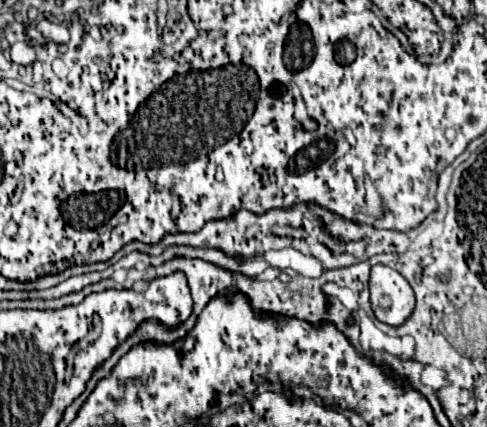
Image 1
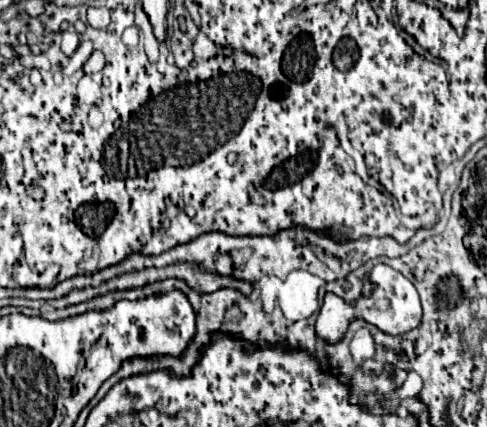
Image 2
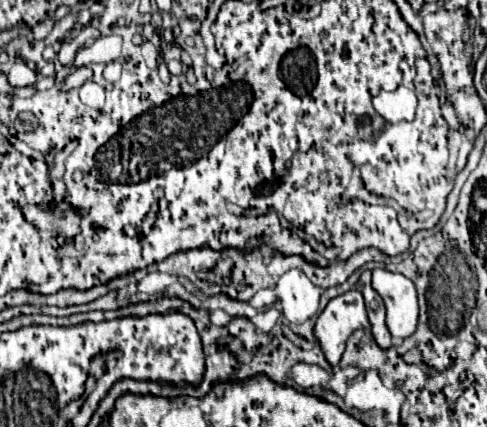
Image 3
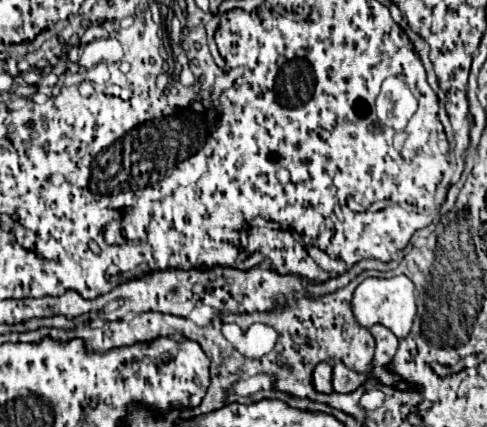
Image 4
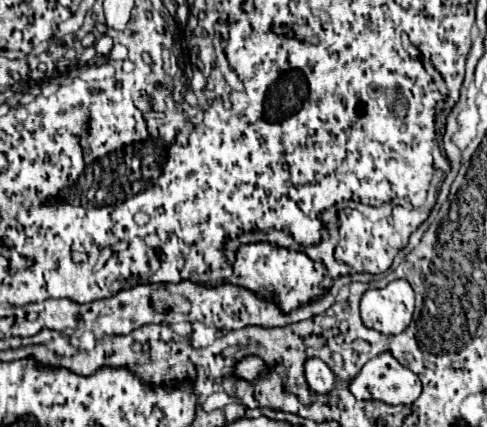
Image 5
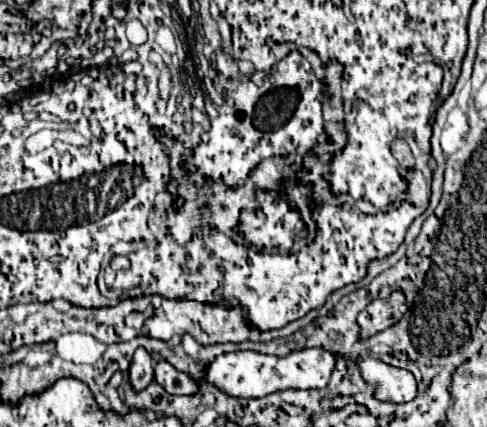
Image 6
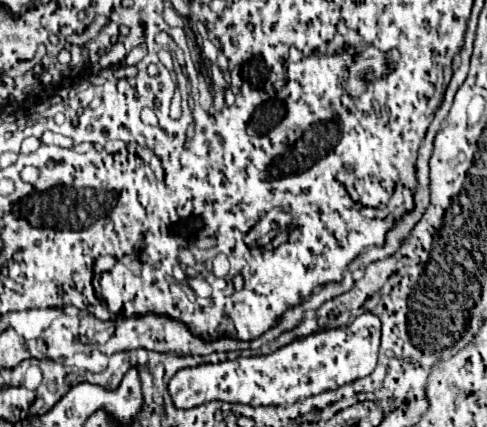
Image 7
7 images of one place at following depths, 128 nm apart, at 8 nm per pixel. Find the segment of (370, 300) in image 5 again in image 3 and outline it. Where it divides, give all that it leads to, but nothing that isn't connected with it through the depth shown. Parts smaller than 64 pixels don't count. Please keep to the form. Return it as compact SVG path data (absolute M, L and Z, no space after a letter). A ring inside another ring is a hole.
M374 268L372 286L380 292L384 300L386 326L392 338L410 336L418 324L418 300L414 284L402 274L384 268ZM358 290L332 298L320 312L314 326L314 336L332 366L338 366L338 356L344 352L348 336L358 328L370 328L364 296Z

